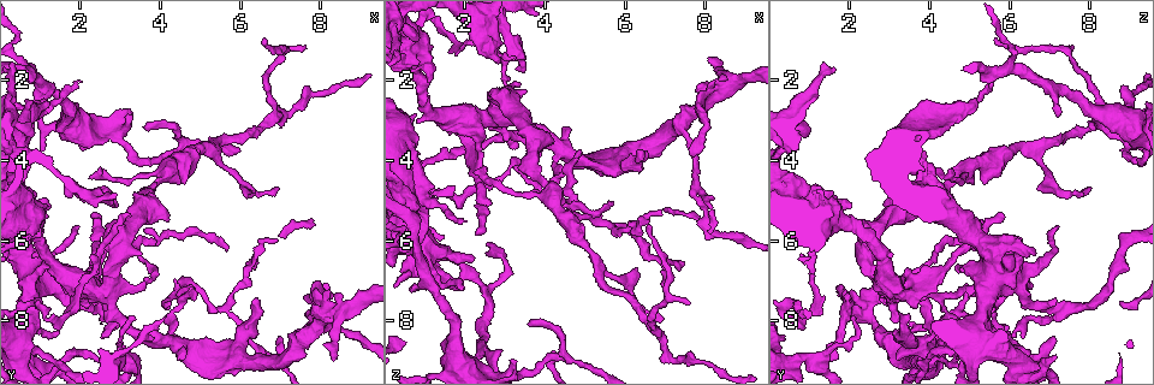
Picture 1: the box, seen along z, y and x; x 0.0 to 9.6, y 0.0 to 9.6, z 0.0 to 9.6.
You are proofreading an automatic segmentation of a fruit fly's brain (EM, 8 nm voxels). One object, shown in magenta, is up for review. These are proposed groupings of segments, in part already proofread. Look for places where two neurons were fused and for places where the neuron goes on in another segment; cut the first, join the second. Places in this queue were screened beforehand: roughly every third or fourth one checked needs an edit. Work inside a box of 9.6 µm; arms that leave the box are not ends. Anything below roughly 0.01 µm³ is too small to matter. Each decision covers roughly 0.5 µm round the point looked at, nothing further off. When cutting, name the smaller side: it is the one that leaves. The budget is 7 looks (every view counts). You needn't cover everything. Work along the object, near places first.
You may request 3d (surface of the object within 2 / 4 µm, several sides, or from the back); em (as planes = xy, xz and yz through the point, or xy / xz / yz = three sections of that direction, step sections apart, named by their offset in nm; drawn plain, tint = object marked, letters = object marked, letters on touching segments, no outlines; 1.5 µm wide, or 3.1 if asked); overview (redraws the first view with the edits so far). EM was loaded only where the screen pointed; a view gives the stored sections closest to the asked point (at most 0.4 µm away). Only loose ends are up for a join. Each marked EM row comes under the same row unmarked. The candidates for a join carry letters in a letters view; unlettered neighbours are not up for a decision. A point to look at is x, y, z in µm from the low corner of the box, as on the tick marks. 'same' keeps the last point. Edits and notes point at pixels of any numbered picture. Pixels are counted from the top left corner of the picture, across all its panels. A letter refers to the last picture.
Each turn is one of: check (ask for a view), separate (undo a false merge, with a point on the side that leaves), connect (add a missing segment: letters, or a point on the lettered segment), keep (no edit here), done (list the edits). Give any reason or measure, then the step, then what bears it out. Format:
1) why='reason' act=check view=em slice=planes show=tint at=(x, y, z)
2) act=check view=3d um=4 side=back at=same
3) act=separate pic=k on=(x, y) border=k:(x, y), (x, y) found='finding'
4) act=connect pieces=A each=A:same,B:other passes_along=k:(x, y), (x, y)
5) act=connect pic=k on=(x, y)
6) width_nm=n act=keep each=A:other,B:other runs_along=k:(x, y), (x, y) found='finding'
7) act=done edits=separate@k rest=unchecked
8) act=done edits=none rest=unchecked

why='thin end' act=check view=3d um=4 at=(6.55, 0.95, 5.60)

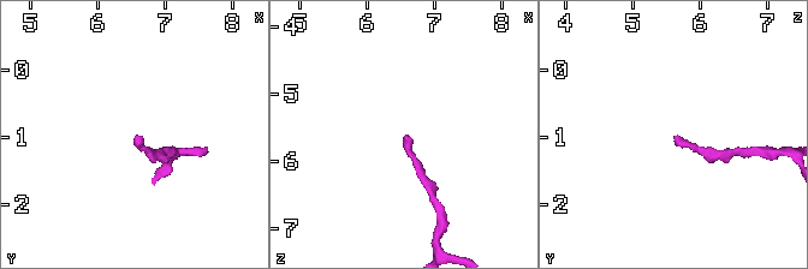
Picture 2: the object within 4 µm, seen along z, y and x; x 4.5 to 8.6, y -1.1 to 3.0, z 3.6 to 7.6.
why='shape alone is not enough' act=check view=em slice=xy step=8 show=letters at=(6.65, 0.95, 5.60)

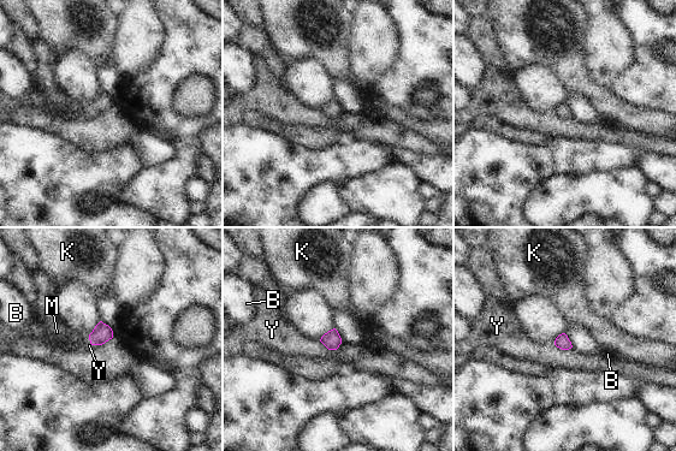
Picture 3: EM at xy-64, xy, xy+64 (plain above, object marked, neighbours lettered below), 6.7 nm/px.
why='another direction' act=check view=em slice=planes show=letters at=same

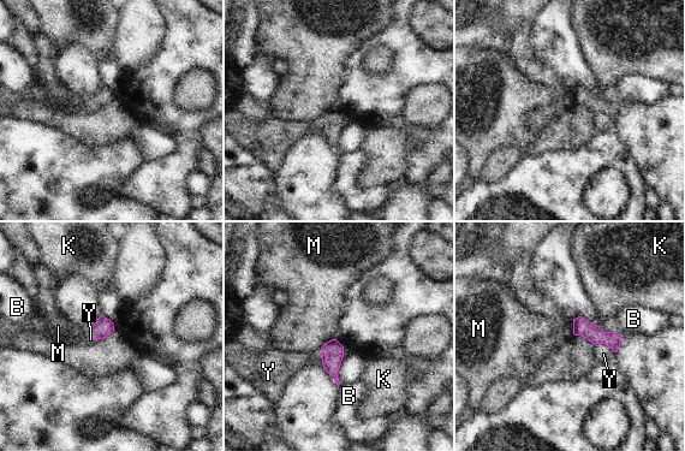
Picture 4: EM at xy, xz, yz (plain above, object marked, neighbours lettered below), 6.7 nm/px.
width_nm=120 act=keep each=B:other,K:other,M:other,Y:other found='none of them fits'

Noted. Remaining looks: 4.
why='side arm on a straight run' act=check view=3d um=4 at=(5.60, 7.65, 5.60)

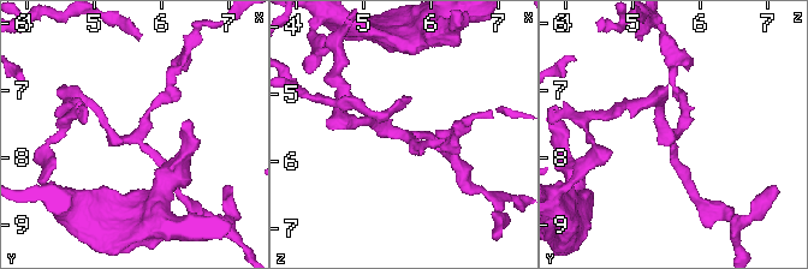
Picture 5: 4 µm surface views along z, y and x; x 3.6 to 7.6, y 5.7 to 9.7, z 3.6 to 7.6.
arms=3 why='need the tissue' act=check view=em slice=yz step=8 show=letters at=(5.60, 7.70, 5.60)

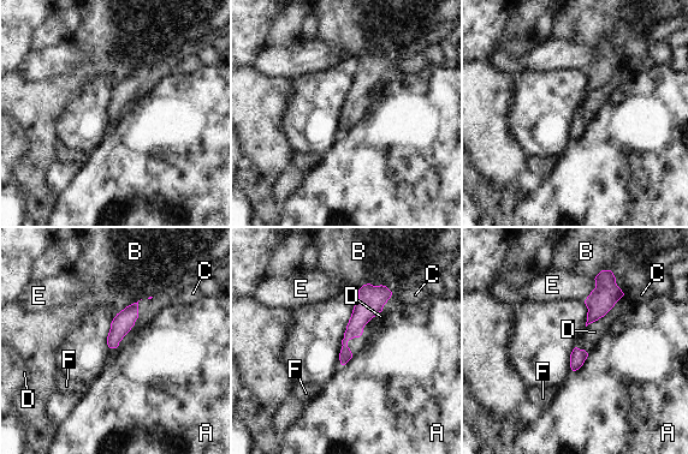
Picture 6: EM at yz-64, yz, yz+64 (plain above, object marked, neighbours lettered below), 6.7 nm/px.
act=keep each=A:other,B:other,C:other,D:other,E:other,F:other border=6:(385, 285), (363, 284), (357, 290) found='continuous, no second neuron'

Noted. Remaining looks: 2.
why='branch stops here' act=check view=3d um=2 at=(6.90, 8.35, 7.10)

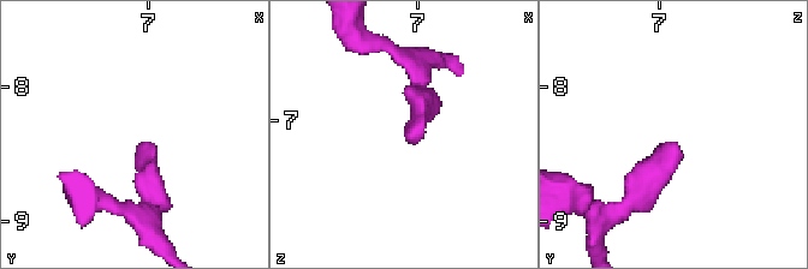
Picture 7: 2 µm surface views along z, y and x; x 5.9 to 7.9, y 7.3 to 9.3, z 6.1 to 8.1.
why='now the EM' act=check view=em slice=xz step=8 show=letters at=(6.92, 8.42, 7.14)

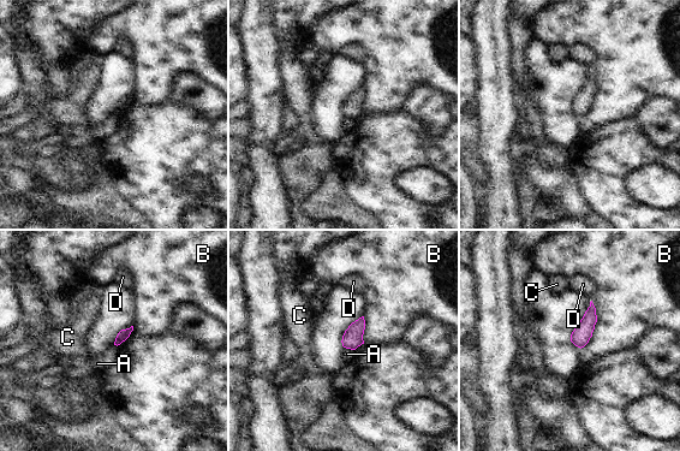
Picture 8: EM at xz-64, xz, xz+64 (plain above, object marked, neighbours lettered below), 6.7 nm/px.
longest_contact=B:340nm act=keep each=A:other,B:other,C:other,D:other found='no lettered segment goes on from it'

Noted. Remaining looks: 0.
act=done edits=none rest=unchecked

